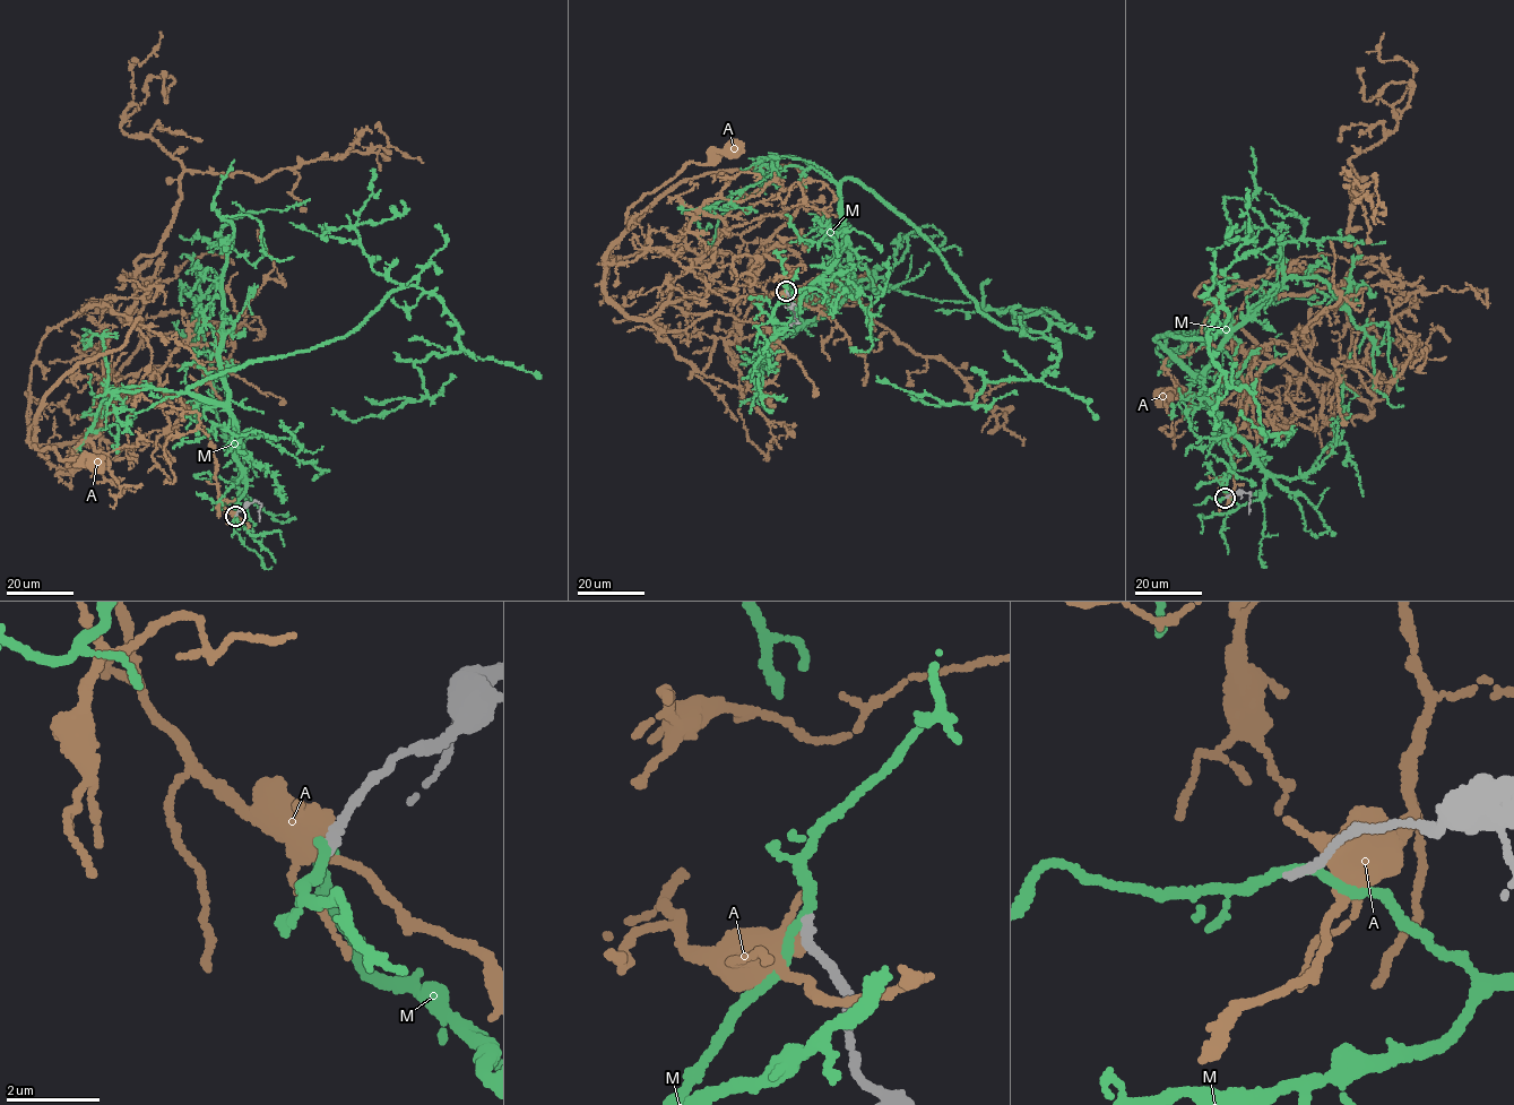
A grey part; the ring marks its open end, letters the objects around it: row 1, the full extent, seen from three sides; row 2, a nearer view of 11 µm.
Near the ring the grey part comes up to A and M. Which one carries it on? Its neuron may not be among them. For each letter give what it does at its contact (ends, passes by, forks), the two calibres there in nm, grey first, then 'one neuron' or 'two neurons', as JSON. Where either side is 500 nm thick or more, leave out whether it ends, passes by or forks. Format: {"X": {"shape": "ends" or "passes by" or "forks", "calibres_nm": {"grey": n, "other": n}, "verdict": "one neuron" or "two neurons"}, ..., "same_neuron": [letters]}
{"A": {"shape": "forks", "calibres_nm": {"grey": 240, "other": 360}, "verdict": "two neurons"}, "M": {"shape": "passes by", "calibres_nm": {"grey": 200, "other": 200}, "verdict": "two neurons"}, "same_neuron": []}

